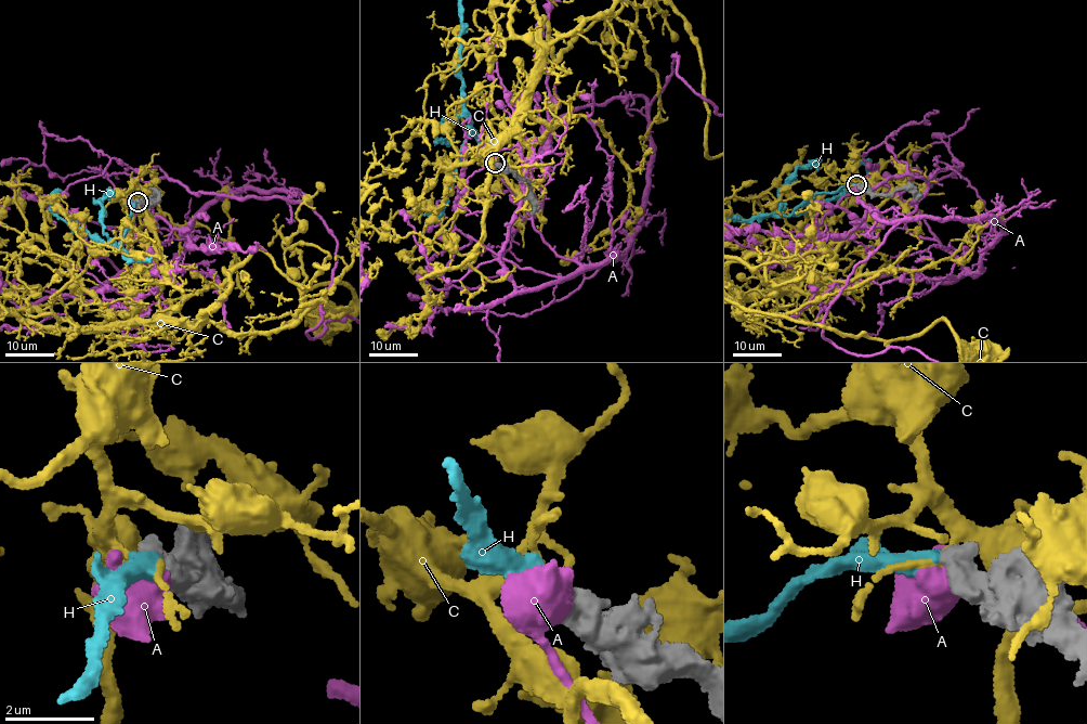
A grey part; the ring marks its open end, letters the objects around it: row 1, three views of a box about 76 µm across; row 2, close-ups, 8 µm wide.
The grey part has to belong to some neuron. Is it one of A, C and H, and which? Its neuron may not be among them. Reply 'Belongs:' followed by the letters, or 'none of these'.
Belongs: H

